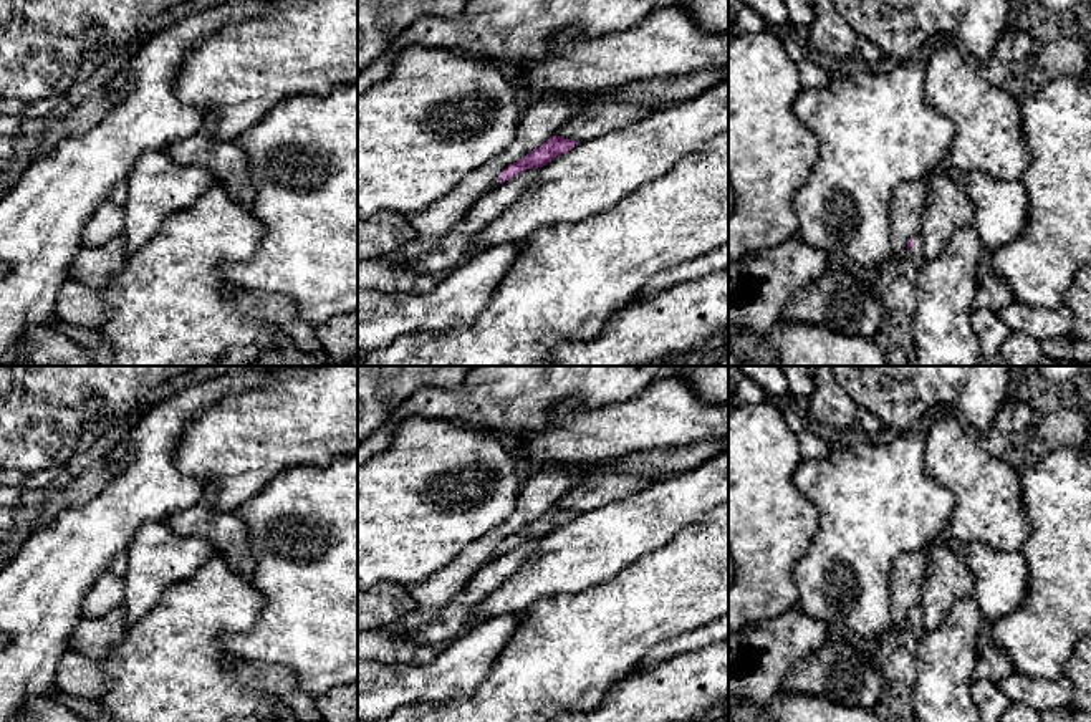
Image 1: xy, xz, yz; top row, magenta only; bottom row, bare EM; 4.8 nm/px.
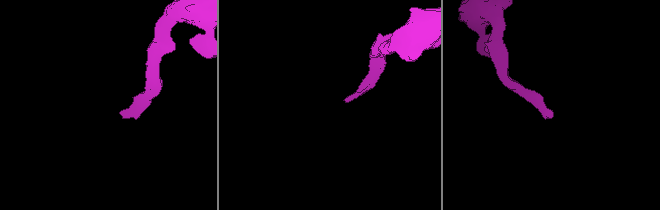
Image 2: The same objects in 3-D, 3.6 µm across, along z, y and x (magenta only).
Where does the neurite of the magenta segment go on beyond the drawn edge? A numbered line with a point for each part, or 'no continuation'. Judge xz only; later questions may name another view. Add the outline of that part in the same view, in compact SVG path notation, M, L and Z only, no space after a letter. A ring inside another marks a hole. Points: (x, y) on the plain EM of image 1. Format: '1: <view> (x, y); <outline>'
no continuation

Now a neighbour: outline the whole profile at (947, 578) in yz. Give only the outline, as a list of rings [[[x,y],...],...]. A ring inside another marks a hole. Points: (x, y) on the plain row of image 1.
[[[940,538],[927,550],[930,566],[924,578],[920,613],[925,629],[937,628],[957,599],[973,596],[973,576],[962,560]]]

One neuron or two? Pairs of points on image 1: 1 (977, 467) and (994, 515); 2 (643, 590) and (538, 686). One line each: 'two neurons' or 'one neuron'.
1: one neuron
2: one neuron

